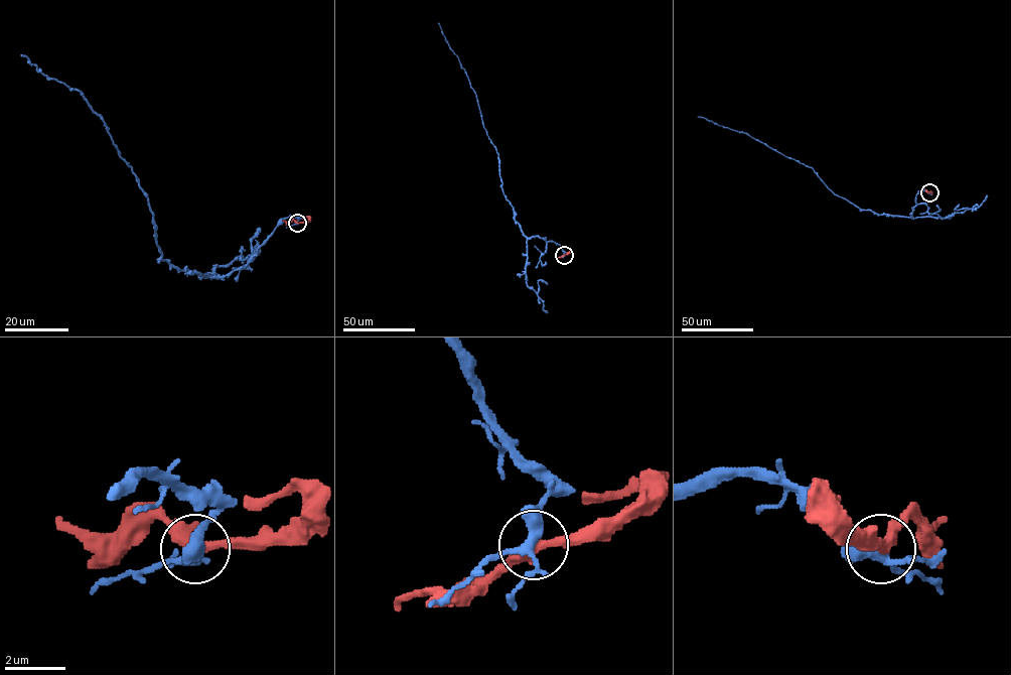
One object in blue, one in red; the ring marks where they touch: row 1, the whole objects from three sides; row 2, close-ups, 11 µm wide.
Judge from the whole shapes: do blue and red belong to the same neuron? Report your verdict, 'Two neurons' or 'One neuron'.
One neuron

